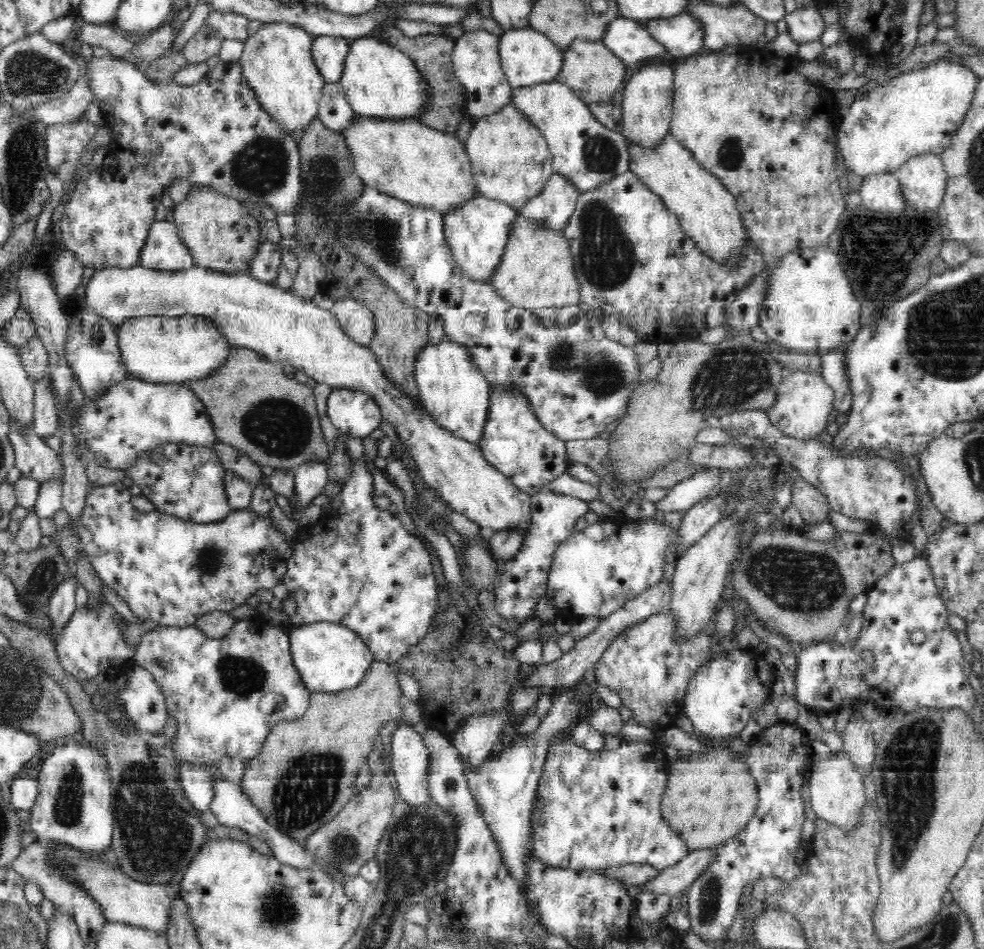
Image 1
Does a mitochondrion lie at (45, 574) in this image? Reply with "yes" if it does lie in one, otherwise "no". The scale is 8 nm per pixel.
yes

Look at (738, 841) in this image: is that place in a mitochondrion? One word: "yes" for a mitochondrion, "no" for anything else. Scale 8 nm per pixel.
no

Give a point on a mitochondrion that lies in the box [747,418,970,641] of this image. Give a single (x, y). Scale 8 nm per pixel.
(872, 474)

